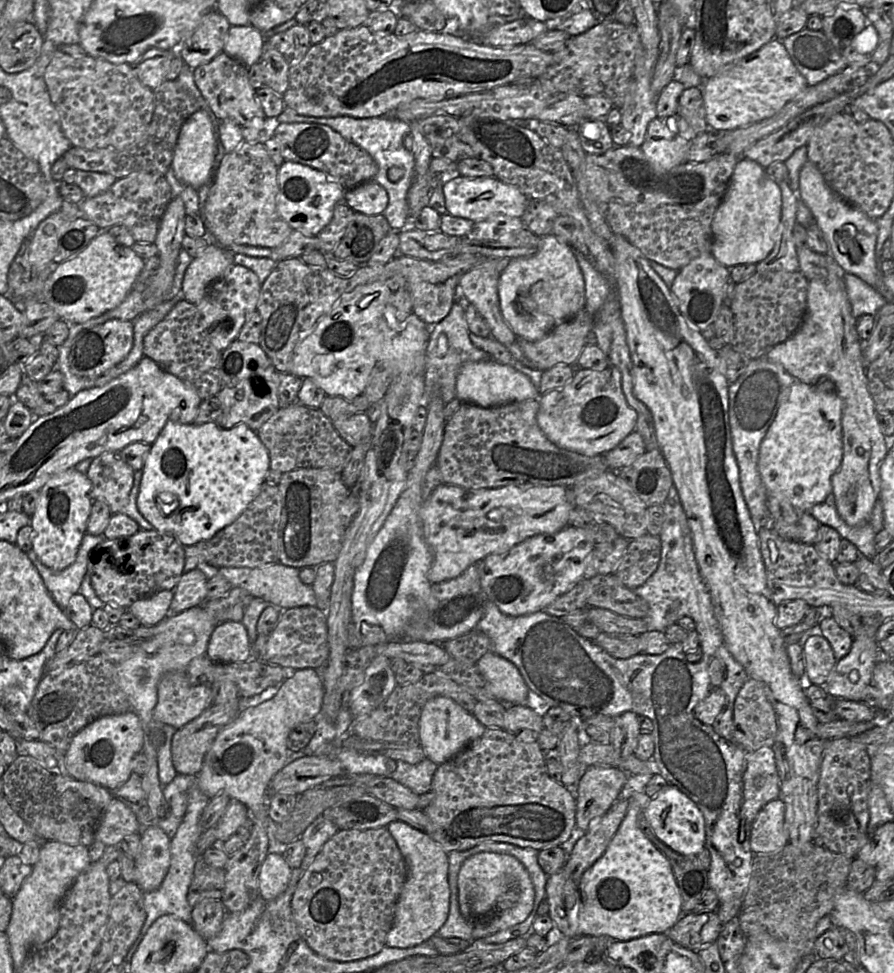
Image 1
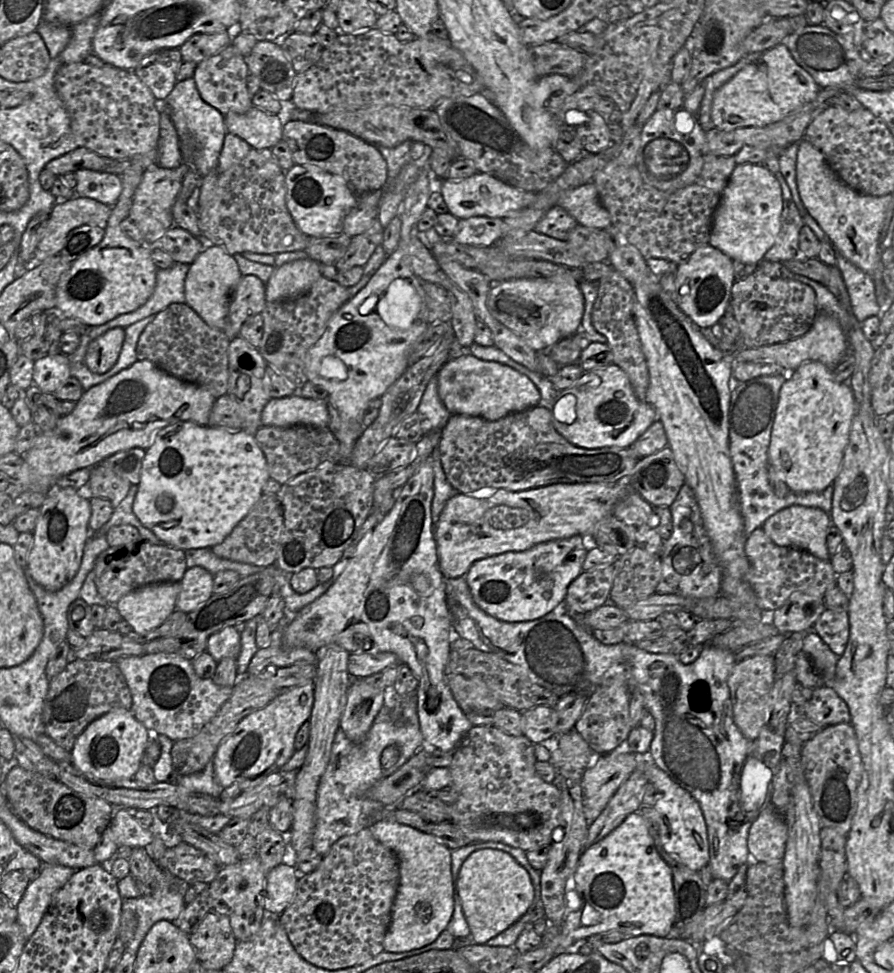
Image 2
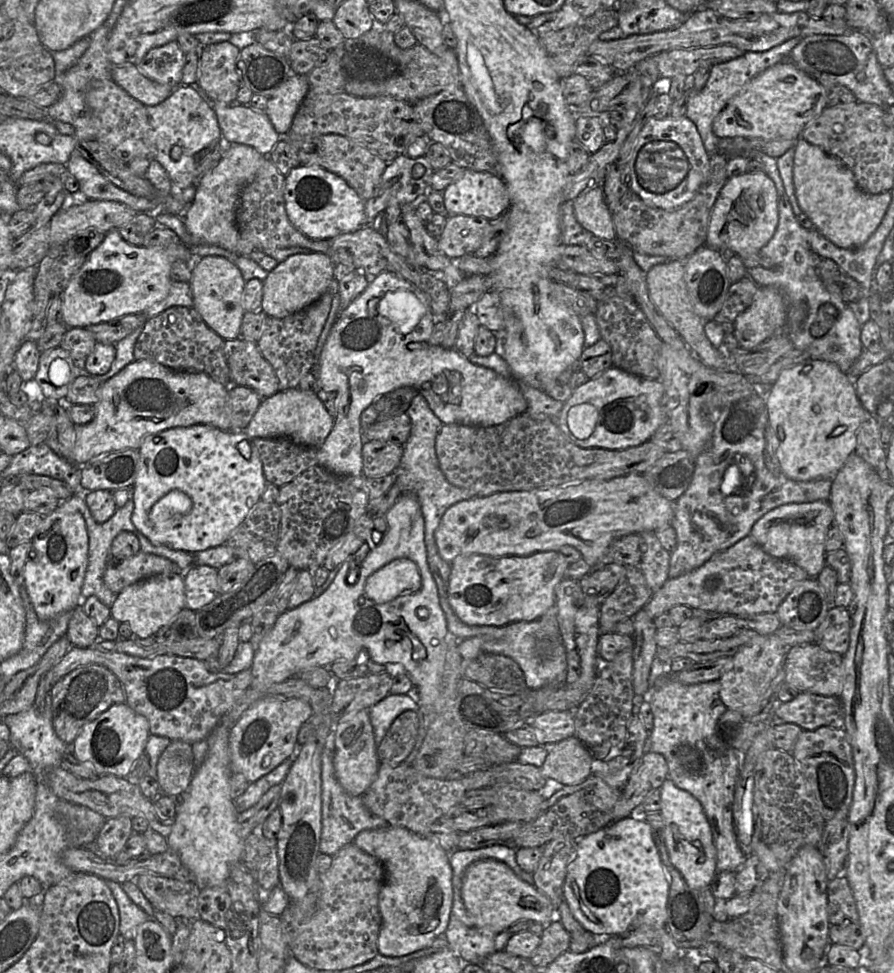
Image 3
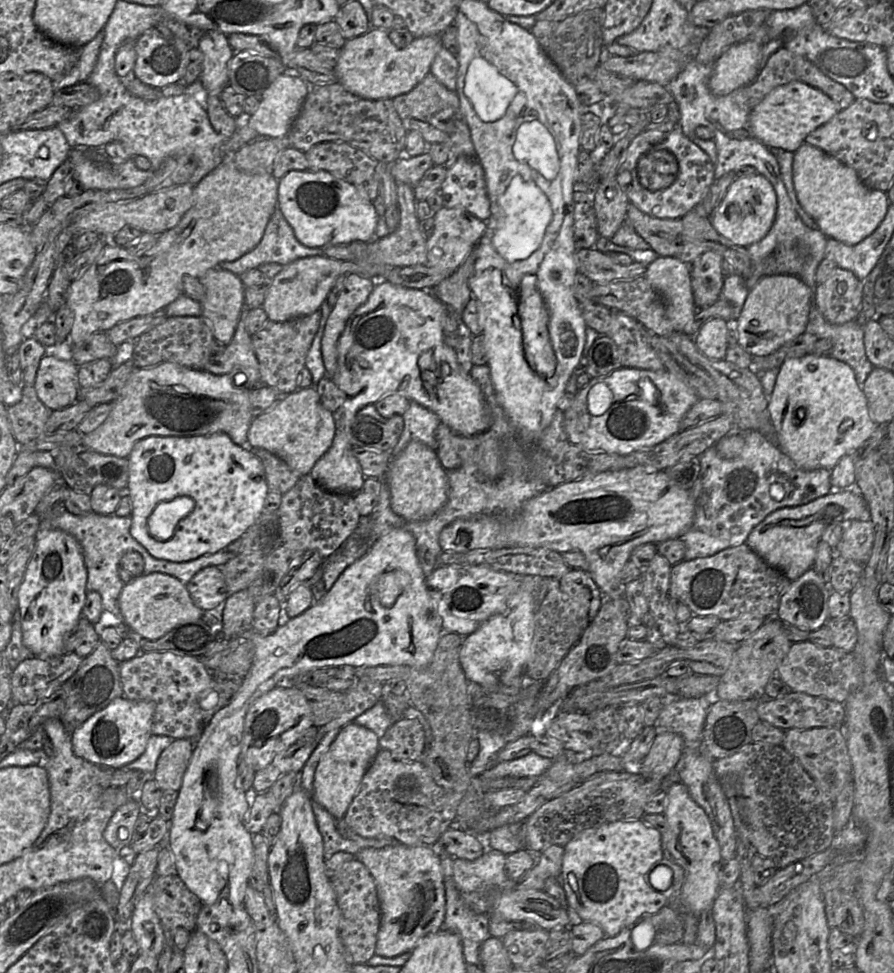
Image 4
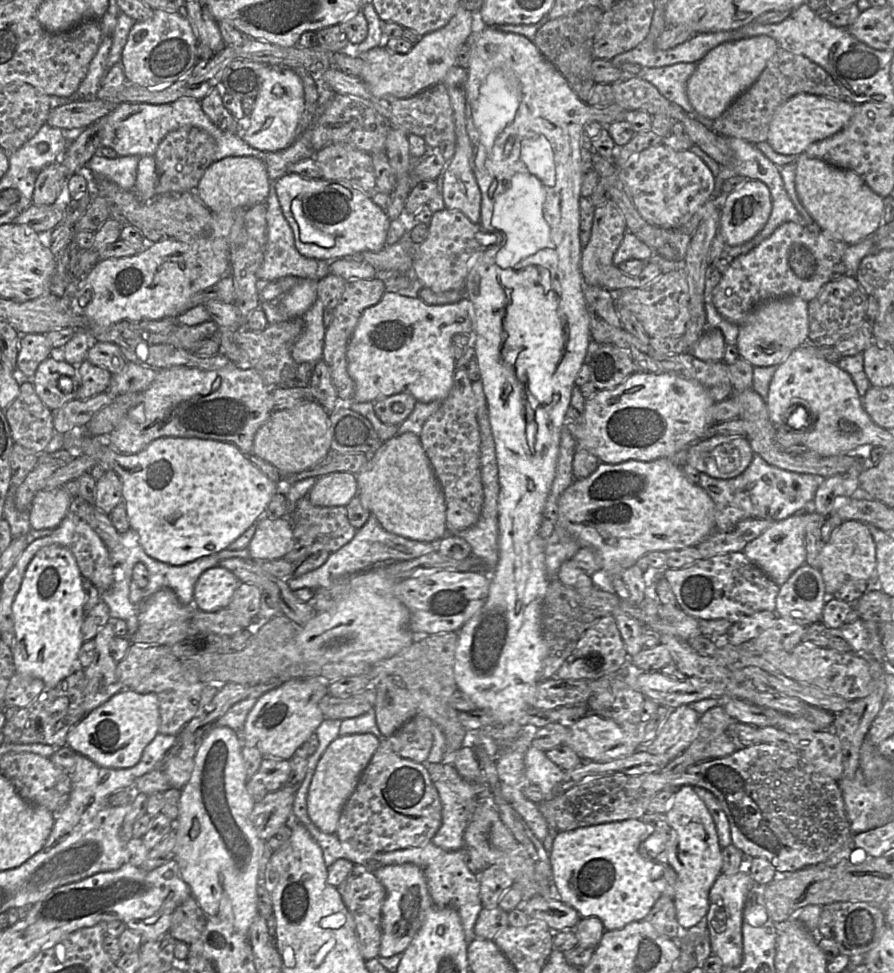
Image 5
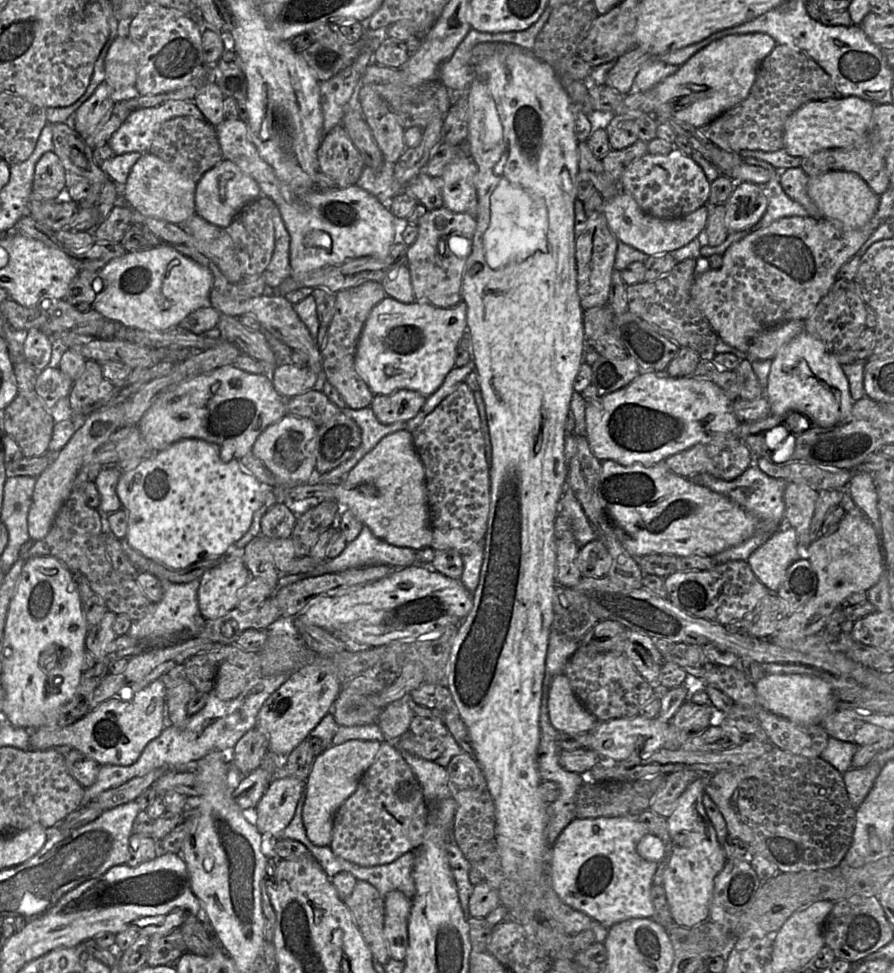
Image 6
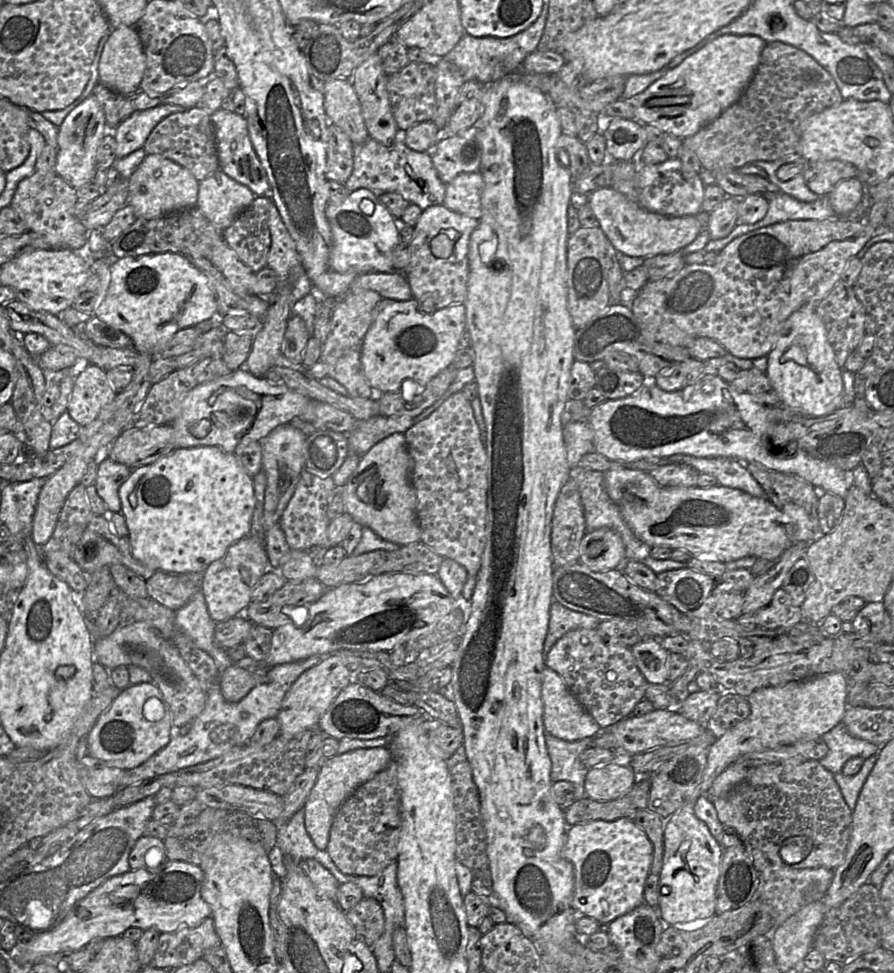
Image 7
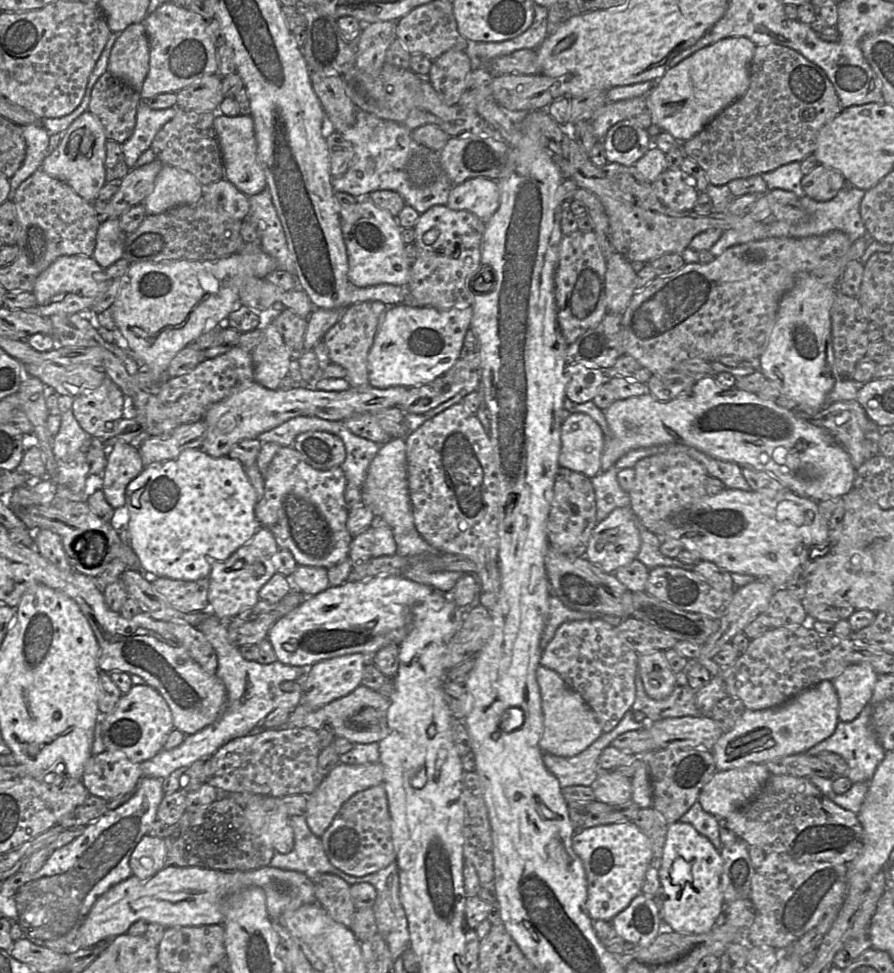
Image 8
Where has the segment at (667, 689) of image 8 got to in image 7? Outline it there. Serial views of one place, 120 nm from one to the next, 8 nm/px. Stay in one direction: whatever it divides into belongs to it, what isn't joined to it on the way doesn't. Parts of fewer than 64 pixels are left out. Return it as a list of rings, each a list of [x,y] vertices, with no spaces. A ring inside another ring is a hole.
[[[646,638],[630,649],[647,684],[668,682],[669,652],[661,646],[659,639]]]

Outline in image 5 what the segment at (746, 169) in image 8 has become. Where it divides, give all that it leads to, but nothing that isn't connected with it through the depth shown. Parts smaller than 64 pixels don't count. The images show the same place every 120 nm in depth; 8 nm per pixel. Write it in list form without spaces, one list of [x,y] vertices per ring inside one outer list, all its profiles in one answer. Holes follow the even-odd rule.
[[[779,47],[756,82],[713,121],[711,130],[724,137],[740,138],[753,144],[765,142],[776,109],[800,93],[826,96],[841,101],[848,100],[832,76],[822,67],[804,56]]]

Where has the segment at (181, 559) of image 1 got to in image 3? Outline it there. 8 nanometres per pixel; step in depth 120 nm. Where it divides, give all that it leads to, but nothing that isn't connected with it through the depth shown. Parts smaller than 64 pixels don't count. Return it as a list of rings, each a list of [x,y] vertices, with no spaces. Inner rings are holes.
[[[140,551],[124,560],[111,555],[104,573],[104,583],[111,591],[119,594],[138,581],[171,573],[180,574],[181,572],[174,562],[155,554]]]

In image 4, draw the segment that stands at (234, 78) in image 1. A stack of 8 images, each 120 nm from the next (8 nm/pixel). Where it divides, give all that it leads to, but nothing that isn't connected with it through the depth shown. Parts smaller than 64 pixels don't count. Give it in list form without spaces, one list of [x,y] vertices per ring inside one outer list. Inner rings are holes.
[[[216,30],[205,31],[199,40],[198,48],[204,56],[199,80],[207,94],[219,97],[229,85],[228,62],[235,52],[226,34]]]

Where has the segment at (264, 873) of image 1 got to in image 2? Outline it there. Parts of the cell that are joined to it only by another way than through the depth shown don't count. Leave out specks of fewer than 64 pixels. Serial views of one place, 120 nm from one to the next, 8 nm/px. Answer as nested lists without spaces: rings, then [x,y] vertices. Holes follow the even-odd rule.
[[[281,863],[266,874],[263,894],[265,911],[275,915],[281,914],[292,902],[298,880],[295,866]]]

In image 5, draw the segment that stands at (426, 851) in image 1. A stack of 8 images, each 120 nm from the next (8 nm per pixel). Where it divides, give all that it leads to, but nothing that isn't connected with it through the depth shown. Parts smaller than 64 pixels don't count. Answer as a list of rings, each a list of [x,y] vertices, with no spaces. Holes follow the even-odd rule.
[[[415,864],[387,865],[374,875],[384,886],[386,898],[382,906],[380,957],[403,954],[421,928],[429,911],[435,907],[423,871]]]

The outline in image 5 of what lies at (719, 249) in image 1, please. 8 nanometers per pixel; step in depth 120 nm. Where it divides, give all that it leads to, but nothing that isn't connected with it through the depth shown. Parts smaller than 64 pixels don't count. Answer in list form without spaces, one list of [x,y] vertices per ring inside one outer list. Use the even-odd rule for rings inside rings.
[[[748,179],[725,195],[721,204],[719,232],[726,247],[751,240],[765,226],[771,209],[770,190],[757,179]]]

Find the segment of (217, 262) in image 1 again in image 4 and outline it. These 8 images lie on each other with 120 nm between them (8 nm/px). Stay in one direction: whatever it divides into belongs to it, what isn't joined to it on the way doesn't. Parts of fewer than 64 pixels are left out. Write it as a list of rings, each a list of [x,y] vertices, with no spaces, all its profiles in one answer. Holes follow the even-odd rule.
[[[220,267],[209,269],[199,280],[206,290],[204,301],[200,302],[202,317],[210,322],[214,338],[228,346],[235,335],[239,317],[245,307],[246,287],[238,275]]]

